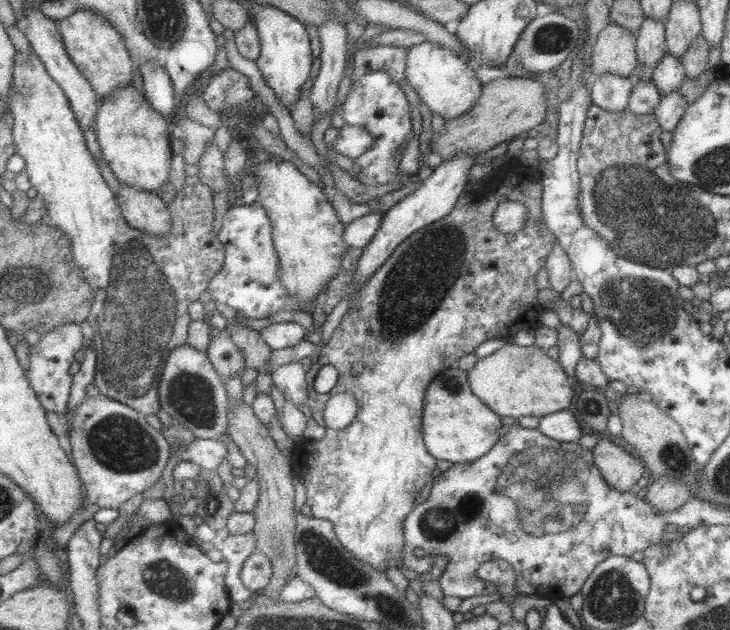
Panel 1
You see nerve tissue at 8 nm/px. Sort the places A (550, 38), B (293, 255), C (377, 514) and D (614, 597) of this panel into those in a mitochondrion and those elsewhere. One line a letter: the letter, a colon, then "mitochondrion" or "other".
A: mitochondrion
B: mitochondrion
C: other
D: mitochondrion

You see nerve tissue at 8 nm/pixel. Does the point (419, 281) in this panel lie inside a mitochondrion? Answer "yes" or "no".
yes

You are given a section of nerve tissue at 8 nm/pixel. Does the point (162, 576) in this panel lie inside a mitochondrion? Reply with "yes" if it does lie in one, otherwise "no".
yes

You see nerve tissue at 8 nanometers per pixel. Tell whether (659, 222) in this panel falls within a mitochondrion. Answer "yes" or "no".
yes

